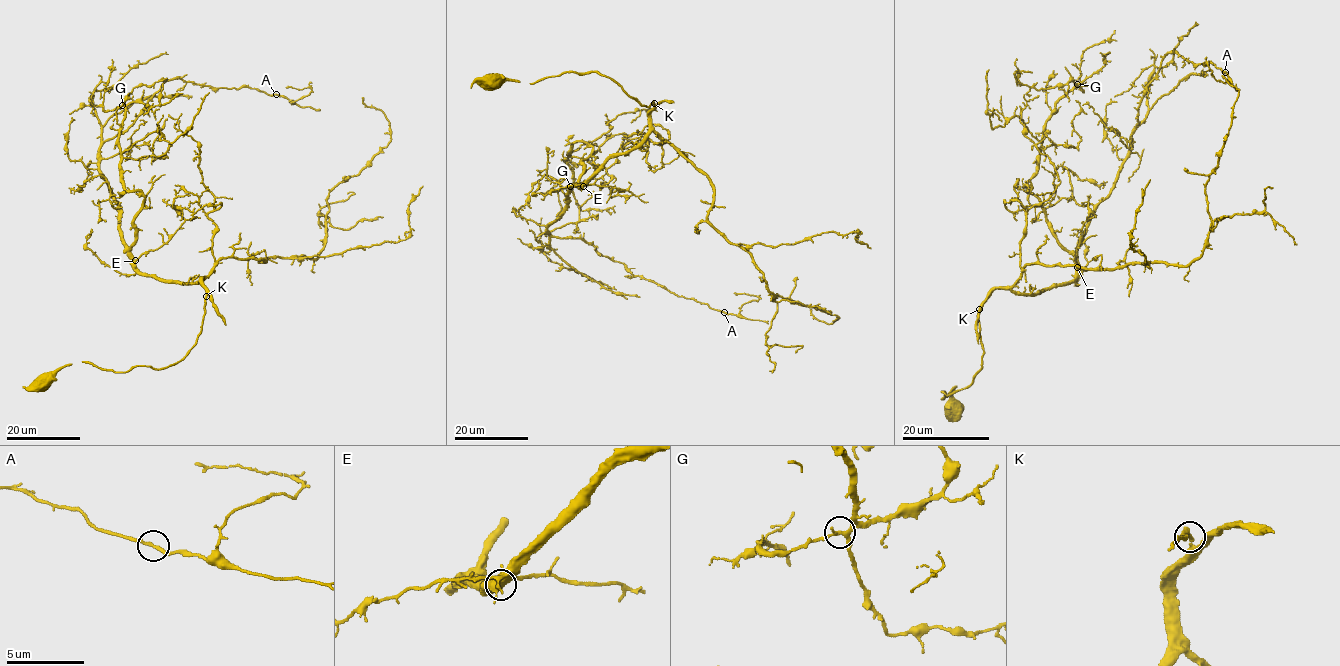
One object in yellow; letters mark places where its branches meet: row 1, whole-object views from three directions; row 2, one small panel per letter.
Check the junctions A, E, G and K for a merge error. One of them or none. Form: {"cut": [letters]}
{"cut": []}

